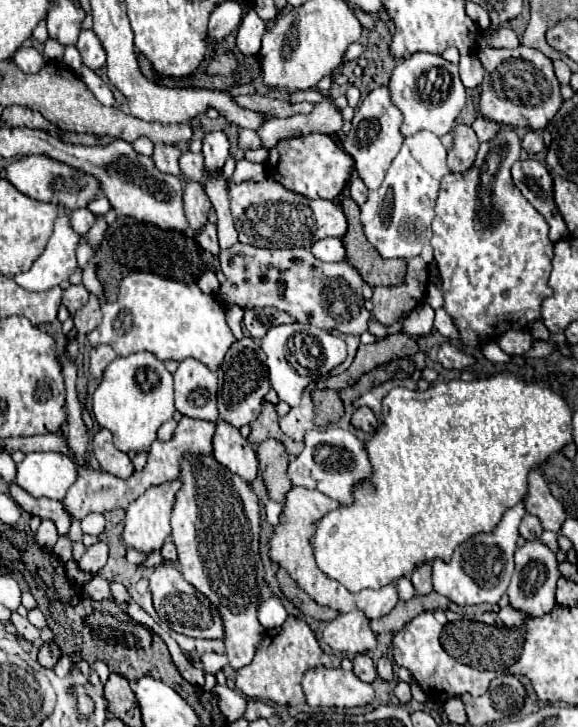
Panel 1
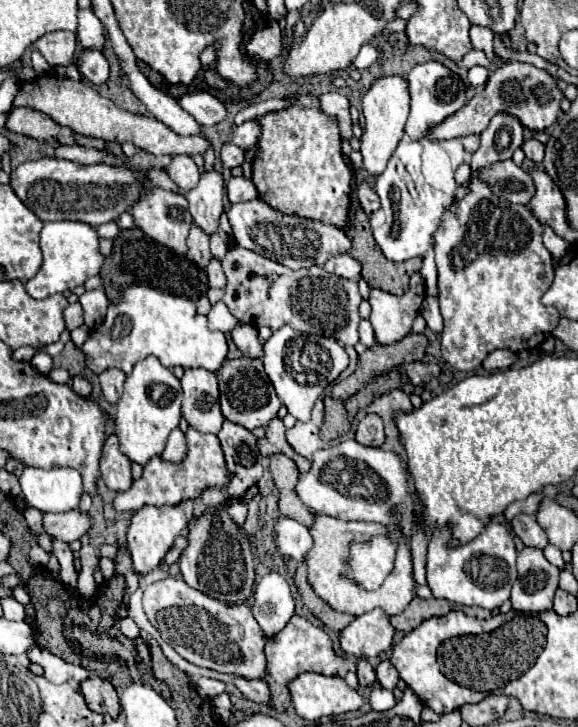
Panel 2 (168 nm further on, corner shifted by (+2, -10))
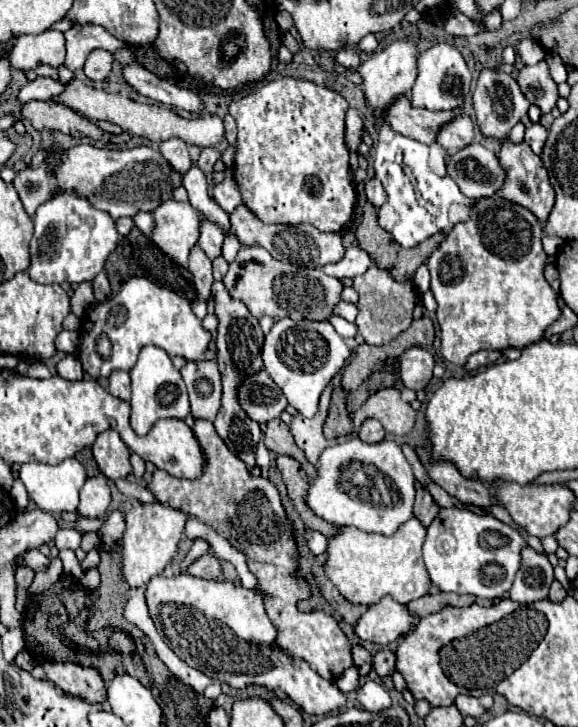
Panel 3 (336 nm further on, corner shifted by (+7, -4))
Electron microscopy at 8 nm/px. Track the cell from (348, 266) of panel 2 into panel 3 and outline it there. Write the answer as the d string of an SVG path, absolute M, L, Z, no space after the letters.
M352 246L346 250L346 256L340 262L330 262L328 266L324 266L324 272L334 278L354 278L366 272L370 266L372 266L370 256L358 246Z

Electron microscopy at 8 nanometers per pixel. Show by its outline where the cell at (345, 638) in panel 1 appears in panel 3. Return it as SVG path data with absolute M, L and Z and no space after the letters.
M384 596L358 618L354 634L366 642L390 644L410 628L412 614L408 612L408 608L404 604L398 604L390 596Z

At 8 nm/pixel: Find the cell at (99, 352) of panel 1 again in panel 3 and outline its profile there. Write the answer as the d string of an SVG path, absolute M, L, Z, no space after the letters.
M114 370L108 378L108 392L116 398L130 400L130 376L124 370Z

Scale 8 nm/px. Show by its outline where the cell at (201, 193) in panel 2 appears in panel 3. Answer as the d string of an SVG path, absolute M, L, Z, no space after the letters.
M206 218L200 220L200 242L198 242L198 246L206 252L208 258L216 258L222 252L220 250L222 238L224 238L224 234L222 234L220 226L216 226L214 222L208 222Z

